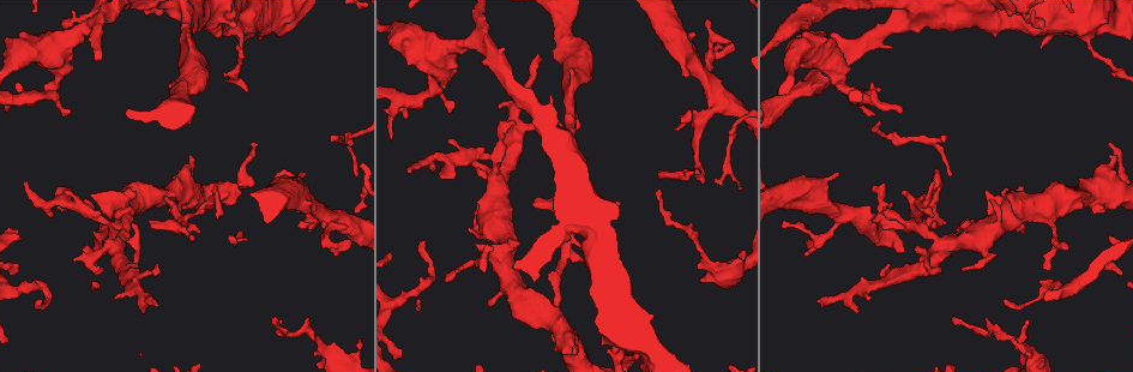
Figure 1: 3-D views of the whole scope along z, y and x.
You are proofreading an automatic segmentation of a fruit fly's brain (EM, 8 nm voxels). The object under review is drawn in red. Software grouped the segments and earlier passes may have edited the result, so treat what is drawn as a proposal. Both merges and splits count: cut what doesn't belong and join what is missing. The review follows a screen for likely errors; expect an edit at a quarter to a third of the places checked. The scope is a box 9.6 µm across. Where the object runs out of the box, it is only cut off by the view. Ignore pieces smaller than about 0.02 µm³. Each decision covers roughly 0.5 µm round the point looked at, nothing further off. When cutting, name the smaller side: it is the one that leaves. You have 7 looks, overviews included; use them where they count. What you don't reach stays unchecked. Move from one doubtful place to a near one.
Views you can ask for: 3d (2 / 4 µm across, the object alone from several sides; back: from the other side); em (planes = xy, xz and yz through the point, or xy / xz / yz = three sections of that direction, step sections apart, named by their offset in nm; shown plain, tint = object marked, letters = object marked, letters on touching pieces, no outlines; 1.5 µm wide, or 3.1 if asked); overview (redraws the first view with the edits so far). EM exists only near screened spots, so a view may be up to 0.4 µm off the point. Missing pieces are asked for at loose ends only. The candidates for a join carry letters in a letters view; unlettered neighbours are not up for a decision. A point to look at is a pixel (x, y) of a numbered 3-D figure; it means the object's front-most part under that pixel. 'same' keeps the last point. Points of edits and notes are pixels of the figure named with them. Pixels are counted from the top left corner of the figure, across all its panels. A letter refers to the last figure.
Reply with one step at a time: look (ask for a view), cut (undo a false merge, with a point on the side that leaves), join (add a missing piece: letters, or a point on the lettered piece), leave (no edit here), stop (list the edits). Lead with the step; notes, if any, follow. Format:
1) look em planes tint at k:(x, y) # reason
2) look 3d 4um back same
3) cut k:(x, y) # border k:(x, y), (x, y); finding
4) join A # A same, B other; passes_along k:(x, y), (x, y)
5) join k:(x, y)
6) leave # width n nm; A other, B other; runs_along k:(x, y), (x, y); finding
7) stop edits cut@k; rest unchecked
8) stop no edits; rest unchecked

look 3d 4um at 1:(198, 28) # touches itself

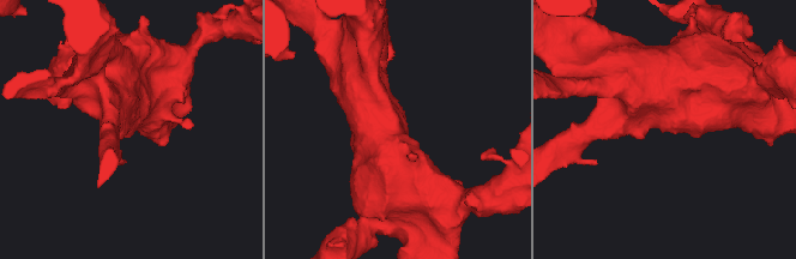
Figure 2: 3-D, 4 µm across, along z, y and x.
look em yz step 4 tint at 2:(659, 127) # shape alone is not enough

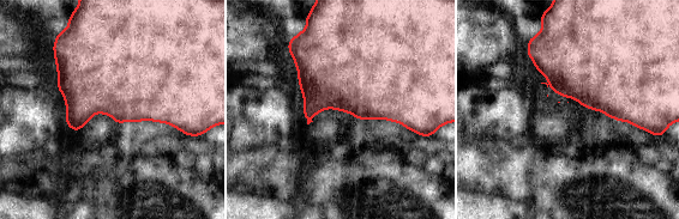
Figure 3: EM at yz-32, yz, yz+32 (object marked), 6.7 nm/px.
look em xy step 4 letters same # cut it another way

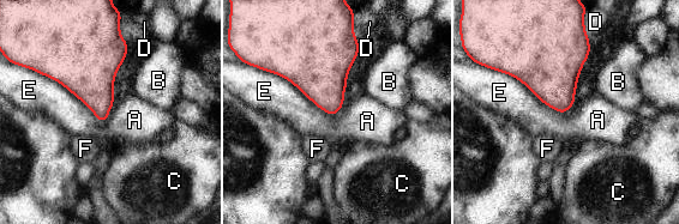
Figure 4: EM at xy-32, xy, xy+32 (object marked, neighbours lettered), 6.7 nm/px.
leave # width 160 nm; longest_contact E 650 nm; A other, B other, C other, D other, E other, F other; all the same cell

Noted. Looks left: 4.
look em planes letters at 1:(216, 188) # an open end

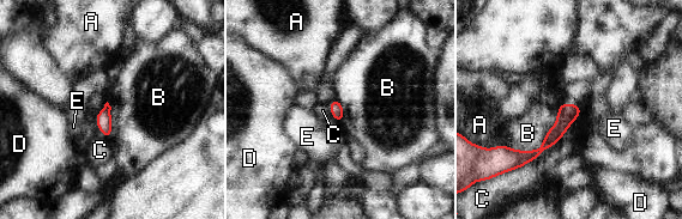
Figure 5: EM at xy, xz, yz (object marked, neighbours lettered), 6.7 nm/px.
leave # A other, B other, C other, D other, E other; runs_along 5:(577, 108), (536, 153), (512, 153); none of them fits

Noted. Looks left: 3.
look 3d 2um back at 1:(278, 319) # free end

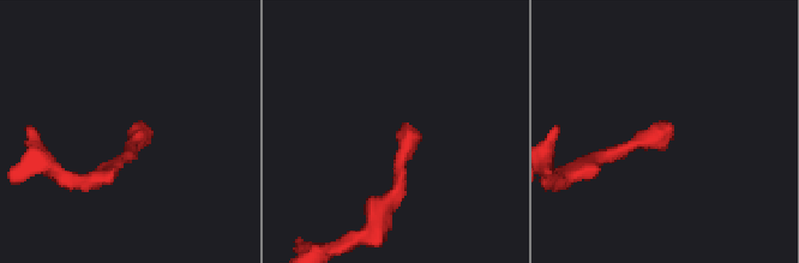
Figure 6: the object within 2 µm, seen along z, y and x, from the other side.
look em xz step 4 letters at 6:(136, 125) # need the tissue

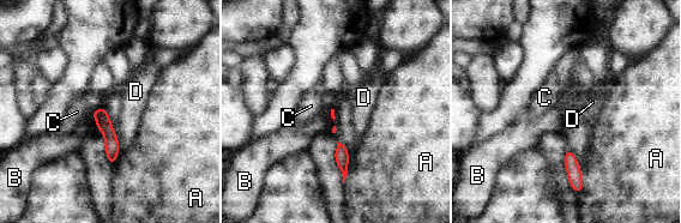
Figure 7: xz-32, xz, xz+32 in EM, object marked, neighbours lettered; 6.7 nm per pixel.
leave # width 100 nm; longest_contact A 200 nm; A other, B other, C other, D other; none of them fits

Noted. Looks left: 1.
stop no edits; rest unchecked

